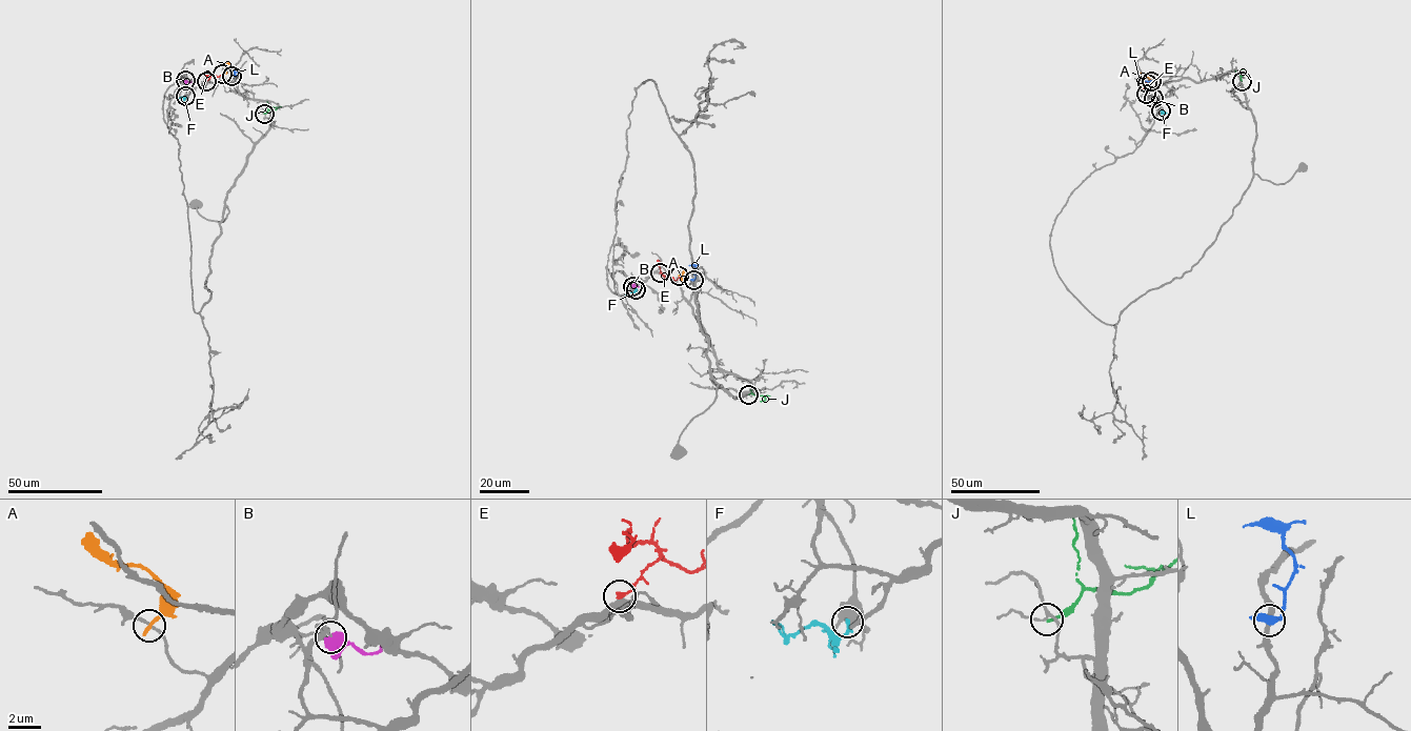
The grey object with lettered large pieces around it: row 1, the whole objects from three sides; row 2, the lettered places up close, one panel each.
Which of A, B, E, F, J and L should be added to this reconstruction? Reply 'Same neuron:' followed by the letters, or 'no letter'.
Same neuron: no letter

